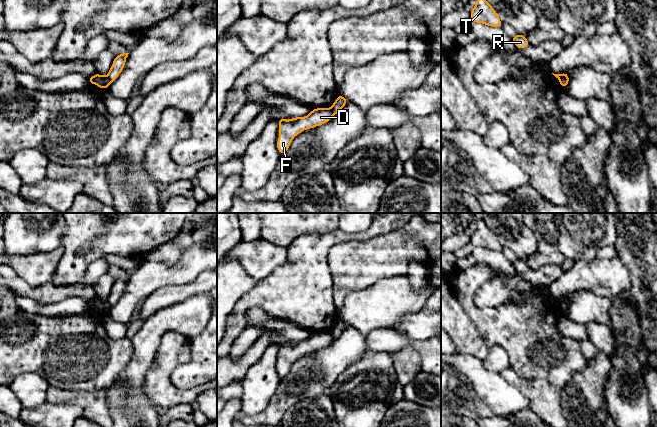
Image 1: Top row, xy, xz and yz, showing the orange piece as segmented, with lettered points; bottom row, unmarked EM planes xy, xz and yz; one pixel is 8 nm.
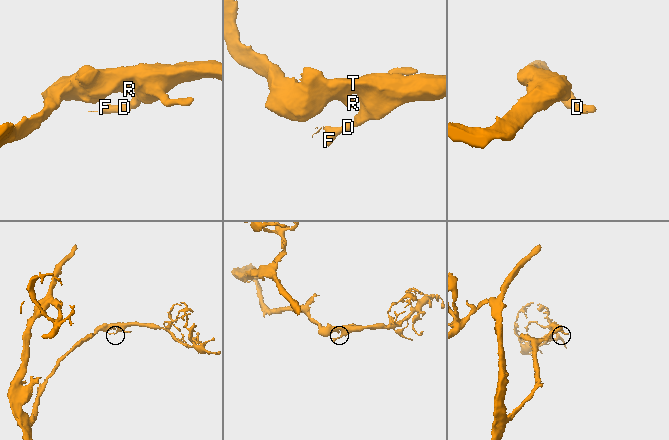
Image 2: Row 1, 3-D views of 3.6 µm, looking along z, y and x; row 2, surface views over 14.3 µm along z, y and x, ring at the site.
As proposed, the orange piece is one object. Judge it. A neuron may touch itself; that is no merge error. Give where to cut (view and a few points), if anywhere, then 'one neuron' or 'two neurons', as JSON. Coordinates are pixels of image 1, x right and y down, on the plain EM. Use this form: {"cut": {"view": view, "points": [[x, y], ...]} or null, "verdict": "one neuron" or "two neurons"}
{"cut": {"view": "yz", "points": [[567, 298], [559, 304]]}, "verdict": "two neurons"}

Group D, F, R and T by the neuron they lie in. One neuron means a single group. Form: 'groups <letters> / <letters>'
groups D F / R T

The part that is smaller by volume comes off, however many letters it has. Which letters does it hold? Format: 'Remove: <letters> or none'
Remove: D, F

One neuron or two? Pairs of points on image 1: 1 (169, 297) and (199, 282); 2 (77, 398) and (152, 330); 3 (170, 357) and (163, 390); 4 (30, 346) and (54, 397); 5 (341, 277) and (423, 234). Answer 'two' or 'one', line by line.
1: one
2: two
3: one
4: two
5: one

